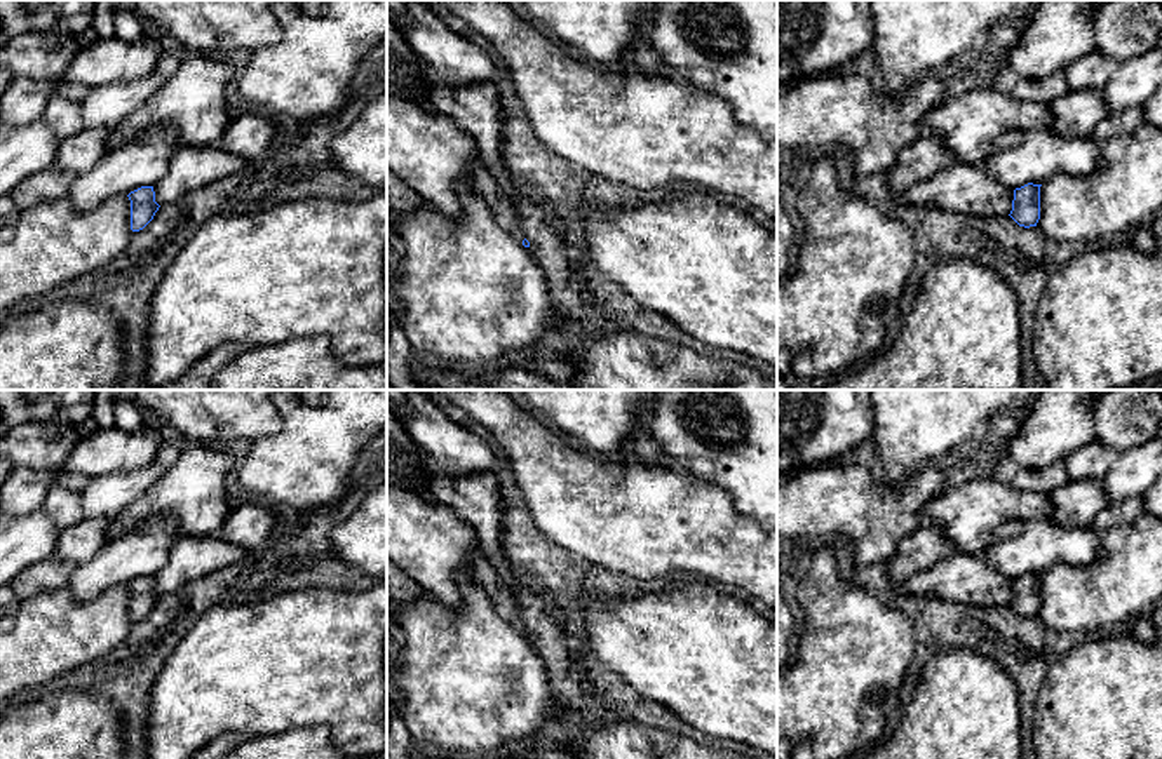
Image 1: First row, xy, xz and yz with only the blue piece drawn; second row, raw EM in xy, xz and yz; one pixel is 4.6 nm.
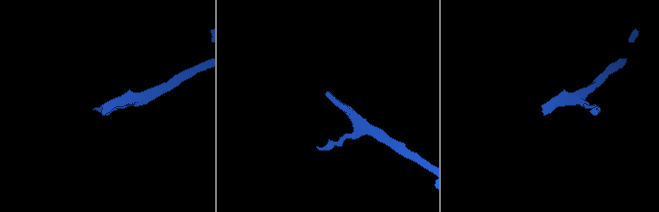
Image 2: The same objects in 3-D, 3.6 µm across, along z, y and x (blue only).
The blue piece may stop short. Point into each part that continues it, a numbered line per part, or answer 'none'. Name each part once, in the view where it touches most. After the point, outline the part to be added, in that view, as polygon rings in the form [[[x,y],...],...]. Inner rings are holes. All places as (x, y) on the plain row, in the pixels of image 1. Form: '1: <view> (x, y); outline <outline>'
1: xz (483, 571); outline [[[479,547],[470,562],[470,578],[488,594],[497,613],[523,634],[524,621],[519,618],[512,590]]]

